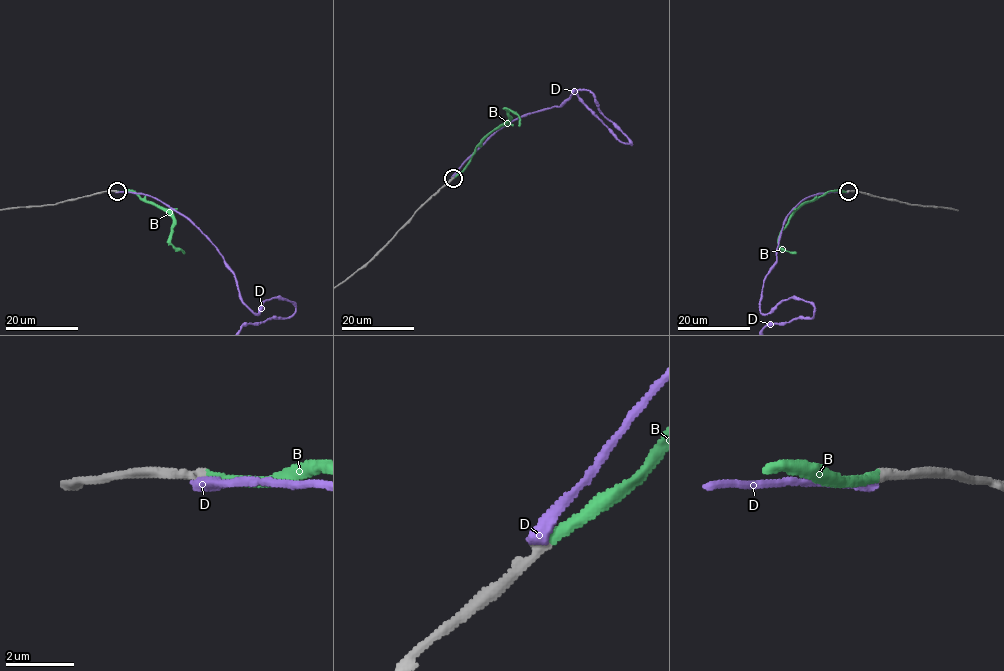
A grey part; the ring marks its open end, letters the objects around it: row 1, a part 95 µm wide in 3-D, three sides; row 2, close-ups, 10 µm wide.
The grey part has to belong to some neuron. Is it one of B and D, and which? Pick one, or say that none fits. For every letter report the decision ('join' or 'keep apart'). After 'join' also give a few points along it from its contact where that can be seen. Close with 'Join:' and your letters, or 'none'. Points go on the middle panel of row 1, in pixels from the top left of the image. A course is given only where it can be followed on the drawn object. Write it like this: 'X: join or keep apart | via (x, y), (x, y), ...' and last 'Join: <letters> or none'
B: join | via (452, 178), (465, 167), (477, 146), (509, 119), (507, 107), (518, 116), (518, 126)
D: keep apart
Join: B

